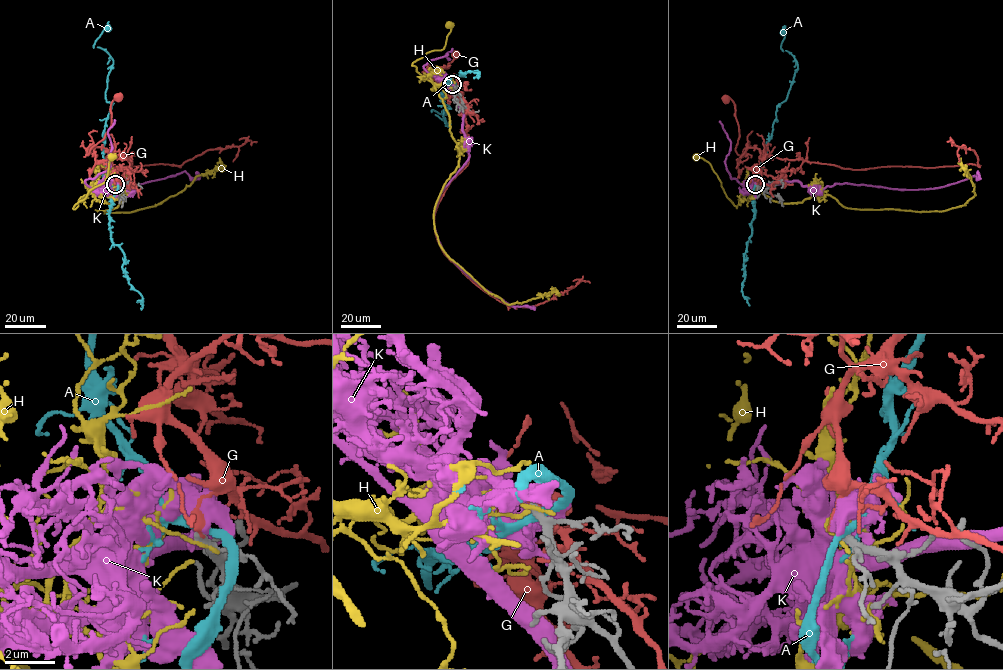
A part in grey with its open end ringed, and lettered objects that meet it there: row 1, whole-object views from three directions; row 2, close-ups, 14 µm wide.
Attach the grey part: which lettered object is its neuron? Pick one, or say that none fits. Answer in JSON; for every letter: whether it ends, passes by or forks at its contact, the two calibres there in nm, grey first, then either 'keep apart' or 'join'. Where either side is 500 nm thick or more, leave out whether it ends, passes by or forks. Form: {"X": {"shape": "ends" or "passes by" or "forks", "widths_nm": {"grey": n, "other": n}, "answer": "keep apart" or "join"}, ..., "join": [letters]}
{"A": {"shape": "passes by", "widths_nm": {"grey": 280, "other": 320}, "answer": "keep apart"}, "G": {"shape": "ends", "widths_nm": {"grey": 260, "other": 360}, "answer": "keep apart"}, "H": {"shape": "ends", "widths_nm": {"grey": 320, "other": 140}, "answer": "keep apart"}, "K": {"widths_nm": {"grey": 260, "other": 600}, "answer": "keep apart"}, "join": []}

